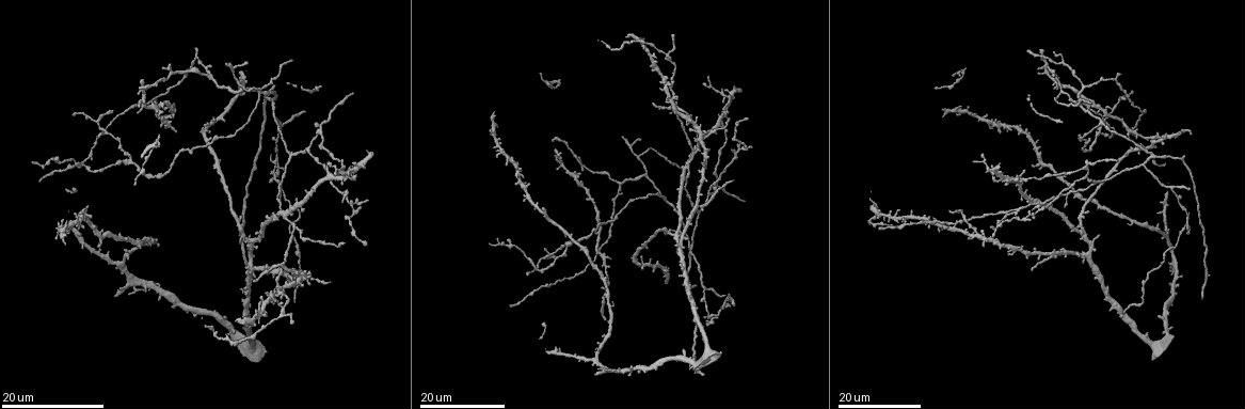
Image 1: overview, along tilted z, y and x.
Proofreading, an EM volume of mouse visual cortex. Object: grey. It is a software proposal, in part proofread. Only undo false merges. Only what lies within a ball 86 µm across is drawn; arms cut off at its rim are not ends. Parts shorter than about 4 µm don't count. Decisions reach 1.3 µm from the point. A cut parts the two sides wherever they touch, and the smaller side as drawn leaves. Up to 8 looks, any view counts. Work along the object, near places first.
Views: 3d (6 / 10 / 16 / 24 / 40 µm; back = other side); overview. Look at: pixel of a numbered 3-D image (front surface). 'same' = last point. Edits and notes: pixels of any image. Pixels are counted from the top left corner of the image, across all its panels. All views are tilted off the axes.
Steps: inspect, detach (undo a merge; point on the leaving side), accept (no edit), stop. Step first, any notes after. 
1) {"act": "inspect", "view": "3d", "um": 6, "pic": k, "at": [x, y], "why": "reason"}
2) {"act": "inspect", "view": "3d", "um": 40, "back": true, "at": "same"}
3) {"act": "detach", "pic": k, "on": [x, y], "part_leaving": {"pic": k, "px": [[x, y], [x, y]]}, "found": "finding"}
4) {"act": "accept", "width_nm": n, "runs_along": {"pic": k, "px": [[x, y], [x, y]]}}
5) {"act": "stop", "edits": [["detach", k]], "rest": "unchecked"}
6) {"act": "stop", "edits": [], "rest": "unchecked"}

{"act": "inspect", "view": "3d", "um": 24, "pic": 1, "at": [280, 314], "why": "thin arm on a thick one"}

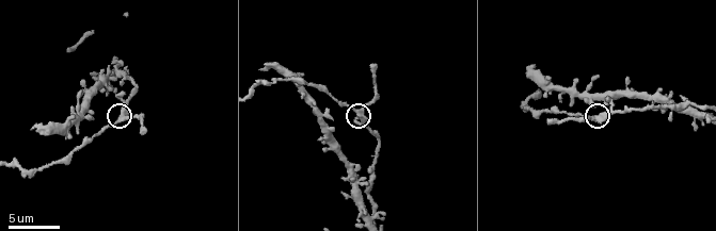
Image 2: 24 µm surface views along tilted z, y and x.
{"act": "inspect", "view": "3d", "um": 6, "pic": 2, "at": [360, 111], "why": "closer look"}

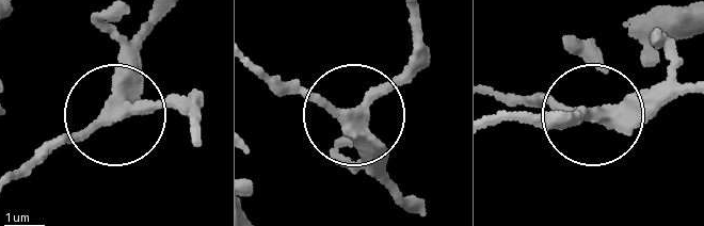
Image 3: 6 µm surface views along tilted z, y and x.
{"act": "accept", "arms": 3, "found": "one neuron here"}

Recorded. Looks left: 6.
{"act": "inspect", "view": "3d", "um": 16, "pic": 1, "at": [647, 173]}

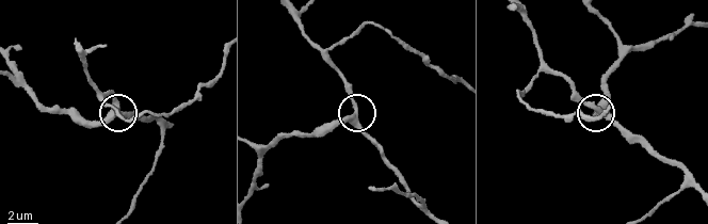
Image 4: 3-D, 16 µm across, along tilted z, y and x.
{"act": "inspect", "view": "3d", "um": 10, "pic": 4, "at": [351, 115]}

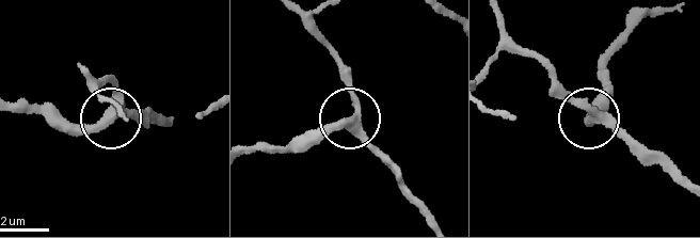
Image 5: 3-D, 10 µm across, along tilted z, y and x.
{"act": "accept", "runs_along": {"pic": 5, "px": [[169, 124], [113, 115], [121, 91]]}, "found": "all the same neuron"}

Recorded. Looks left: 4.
{"act": "inspect", "view": "3d", "um": 16, "pic": 1, "at": [280, 216], "why": "four arms meet"}

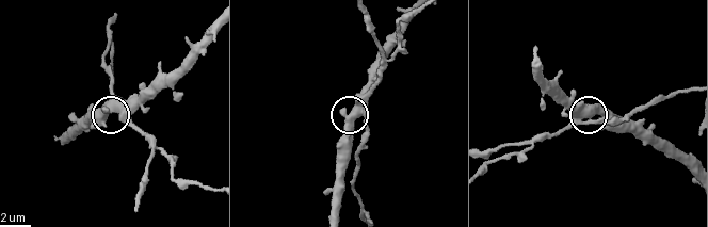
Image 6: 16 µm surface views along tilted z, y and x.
{"act": "inspect", "view": "3d", "um": 6, "pic": 6, "at": [352, 120]}

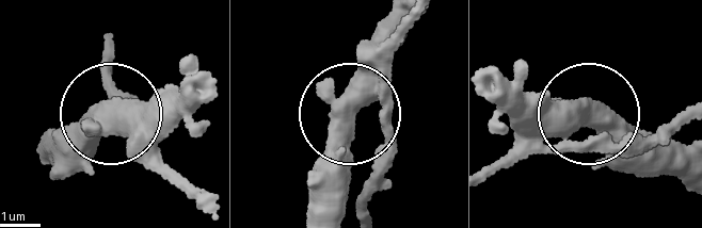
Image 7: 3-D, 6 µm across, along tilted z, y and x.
{"act": "accept", "arms": 4, "runs_along": {"pic": 7, "px": [[316, 211], [320, 157], [355, 111], [385, 129], [389, 166]]}, "found": "all the same neuron"}

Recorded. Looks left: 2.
{"act": "inspect", "view": "3d", "um": 16, "pic": 1, "at": [1083, 86], "why": "a fork"}

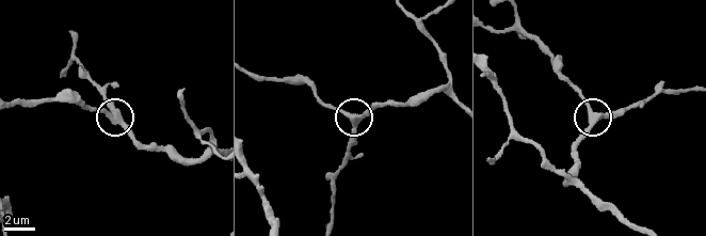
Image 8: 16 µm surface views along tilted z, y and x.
{"act": "inspect", "view": "3d", "um": 10, "pic": 8, "at": [596, 113]}

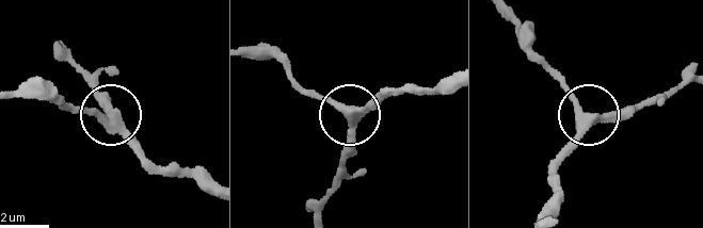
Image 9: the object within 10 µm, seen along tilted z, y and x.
{"act": "accept", "runs_along": {"pic": 9, "px": [[207, 185], [162, 172], [96, 85]]}, "found": "one neuron here"}

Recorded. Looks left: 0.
{"act": "stop", "edits": [], "rest": "unchecked"}

